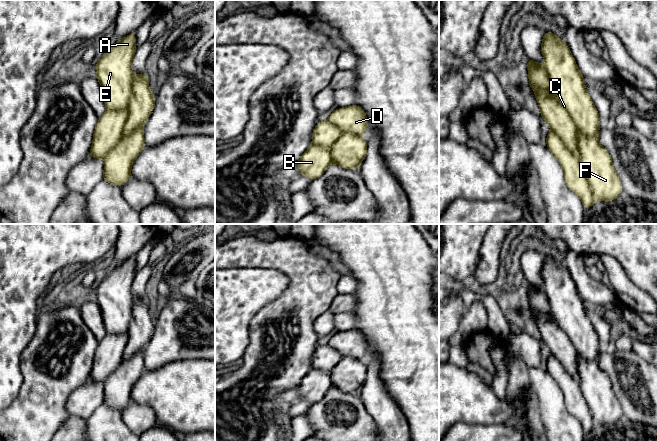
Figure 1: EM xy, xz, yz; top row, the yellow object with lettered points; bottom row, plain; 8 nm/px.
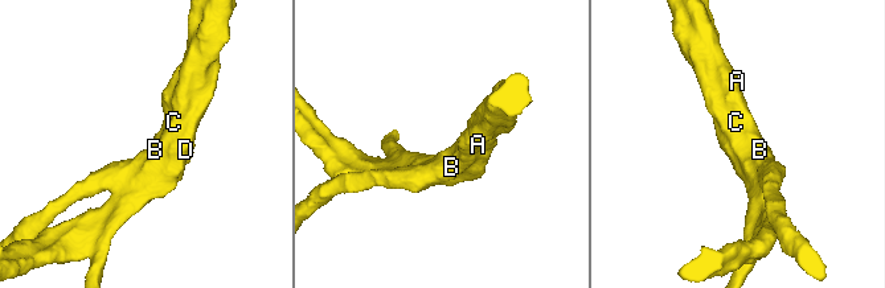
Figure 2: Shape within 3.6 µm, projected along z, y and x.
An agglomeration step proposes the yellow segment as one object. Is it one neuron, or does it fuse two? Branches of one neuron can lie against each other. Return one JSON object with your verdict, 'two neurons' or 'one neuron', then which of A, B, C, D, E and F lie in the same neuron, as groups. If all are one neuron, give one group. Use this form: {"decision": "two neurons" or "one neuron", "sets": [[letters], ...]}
{"decision": "one neuron", "sets": [["A", "B", "C", "D", "E", "F"]]}

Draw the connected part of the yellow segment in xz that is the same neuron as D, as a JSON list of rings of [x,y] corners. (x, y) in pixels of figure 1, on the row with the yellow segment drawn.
[[[355,104],[335,109],[327,121],[318,121],[312,145],[296,163],[301,175],[314,180],[333,163],[358,169],[367,152],[367,141],[360,135],[367,128],[365,111]]]

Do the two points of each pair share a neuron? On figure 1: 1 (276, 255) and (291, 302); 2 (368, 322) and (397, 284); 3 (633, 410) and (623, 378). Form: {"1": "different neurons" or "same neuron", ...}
{"1": "same neuron", "2": "same neuron", "3": "same neuron"}

